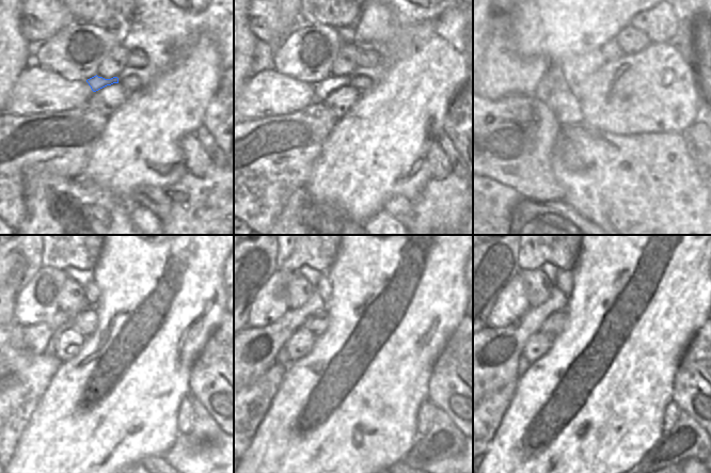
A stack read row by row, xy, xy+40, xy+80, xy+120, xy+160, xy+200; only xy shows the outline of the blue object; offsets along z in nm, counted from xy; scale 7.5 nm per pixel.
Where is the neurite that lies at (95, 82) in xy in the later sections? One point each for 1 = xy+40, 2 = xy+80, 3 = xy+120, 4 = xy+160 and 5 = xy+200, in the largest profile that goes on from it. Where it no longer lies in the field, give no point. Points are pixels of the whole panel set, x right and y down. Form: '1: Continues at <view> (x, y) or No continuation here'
1: Continues at xy+40 (322, 89)
2: Continues at xy+80 (569, 82)
3: Continues at xy+120 (85, 321)
4: Continues at xy+160 (316, 324)
5: Continues at xy+200 (553, 326).

